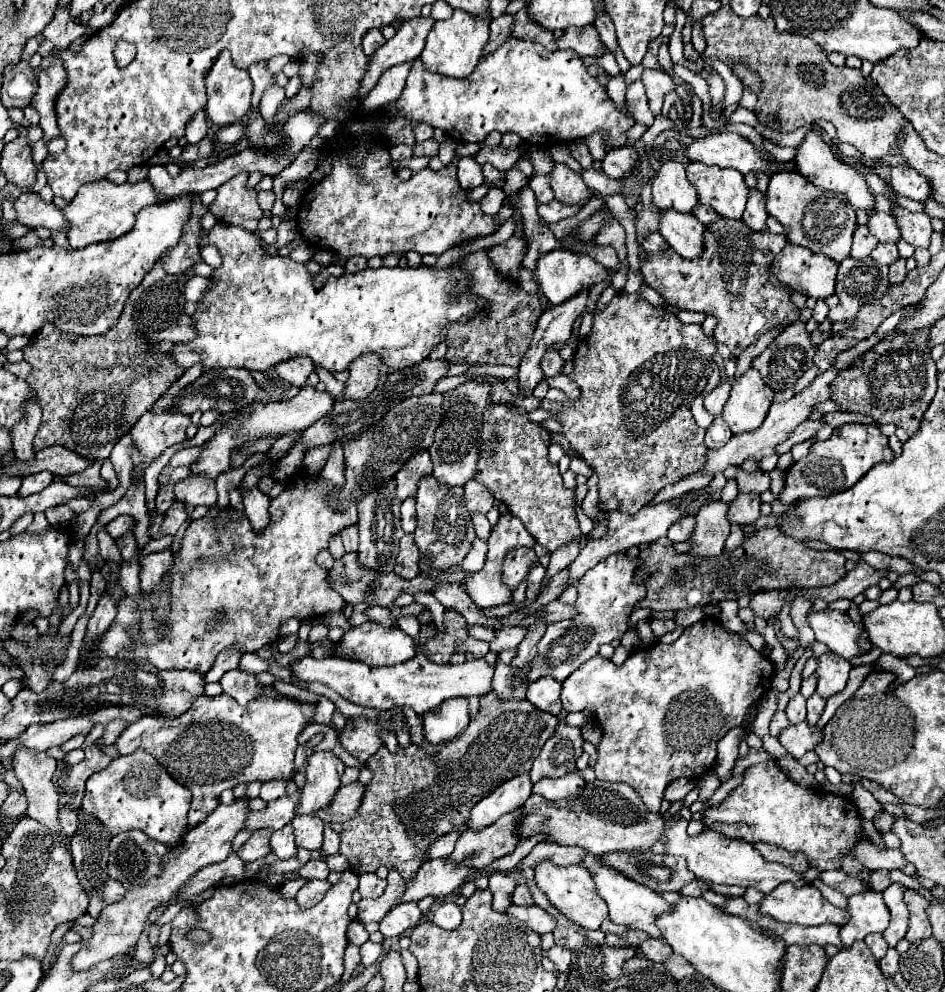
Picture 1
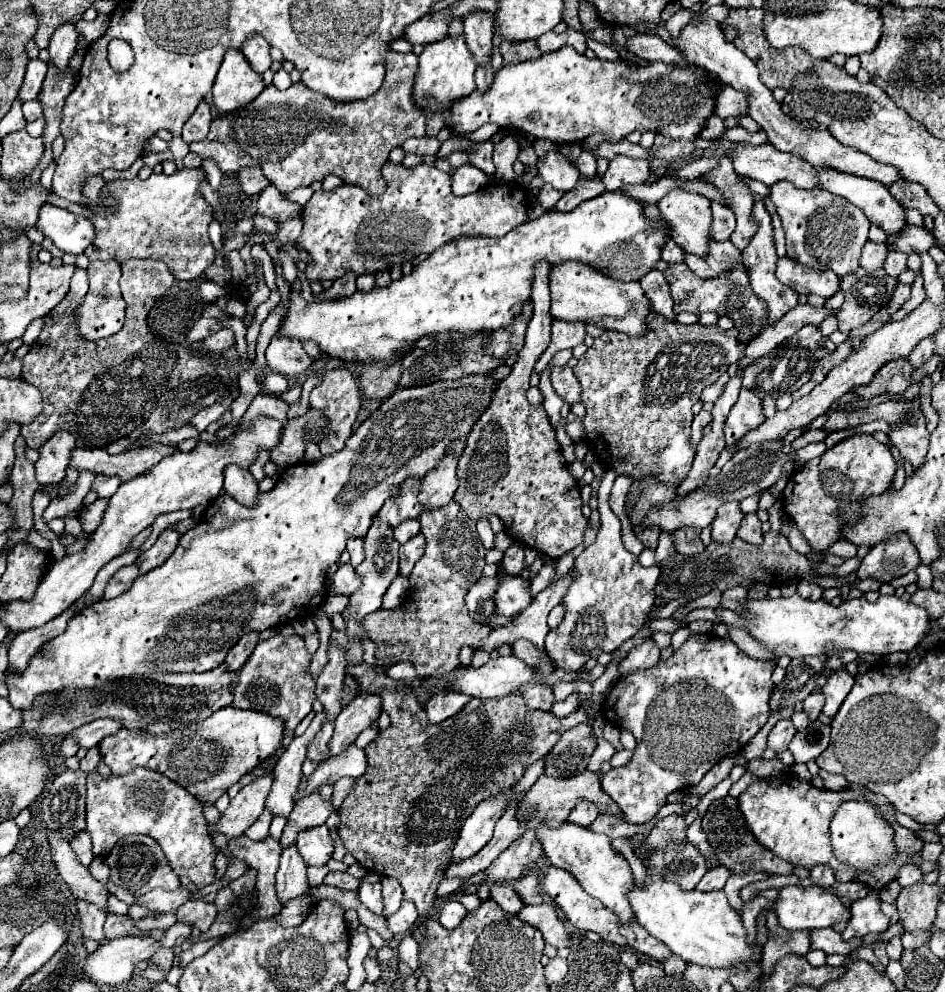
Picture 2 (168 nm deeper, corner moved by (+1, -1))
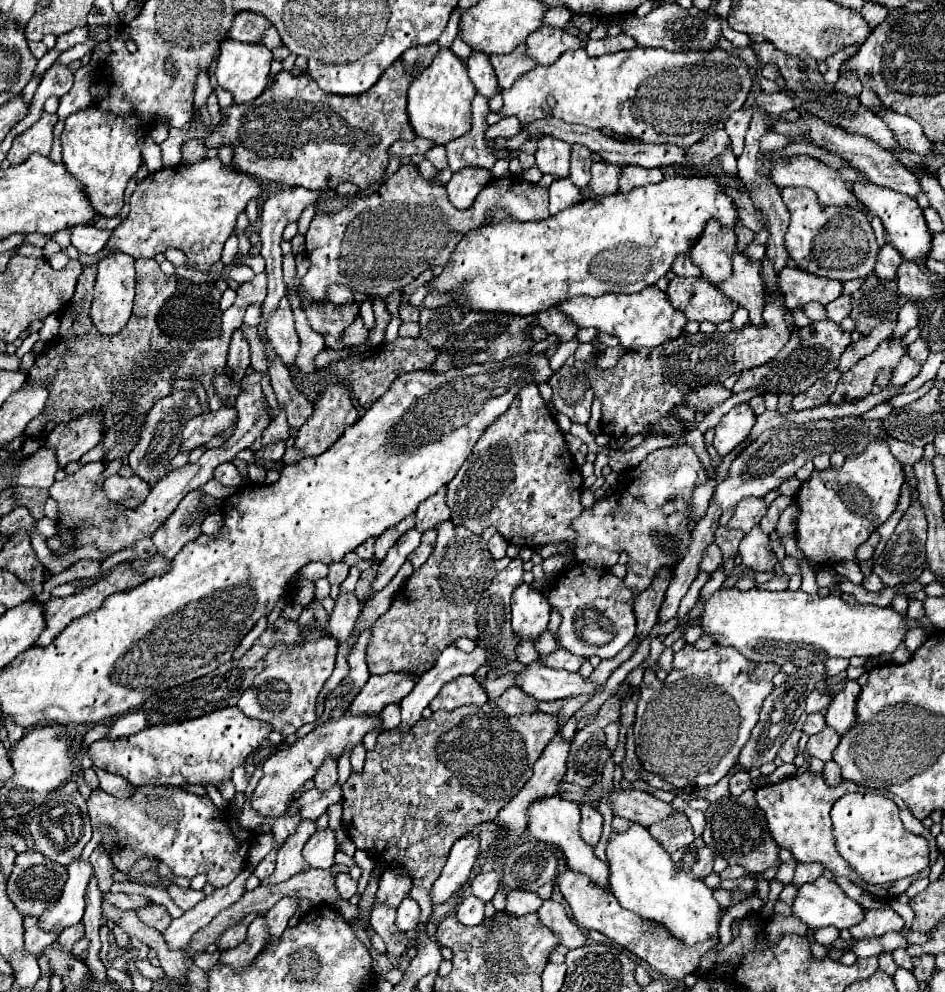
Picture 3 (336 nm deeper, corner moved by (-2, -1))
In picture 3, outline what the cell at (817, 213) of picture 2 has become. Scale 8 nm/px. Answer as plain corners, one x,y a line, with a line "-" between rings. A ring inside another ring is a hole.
782,188
780,194
790,212
790,226
788,226
784,244
786,244
790,258
796,260
798,268
802,268
804,272
816,274
816,276
836,278
840,282
848,282
848,280
864,278
872,274
874,264
876,264
878,244
870,228
870,216
864,210
852,208
852,206
822,206
816,198
816,192
810,188

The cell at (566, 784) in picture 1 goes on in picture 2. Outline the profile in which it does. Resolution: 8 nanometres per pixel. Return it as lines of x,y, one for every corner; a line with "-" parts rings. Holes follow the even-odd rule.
581,800
575,808
573,808
573,812
571,812
571,816
569,816
569,822
575,822
575,824
579,824
579,826
591,826
593,824
593,820
597,818
597,808
591,804
591,802
585,802
585,800

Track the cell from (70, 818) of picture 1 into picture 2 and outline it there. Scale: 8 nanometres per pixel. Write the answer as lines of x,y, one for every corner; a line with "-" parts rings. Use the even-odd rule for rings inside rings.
81,832
81,834
77,834
73,840
71,840
71,848
73,848
73,852
77,854
77,860
85,866
85,868
89,868
89,864
93,862
93,852
91,852
91,838
89,838
89,834
87,832

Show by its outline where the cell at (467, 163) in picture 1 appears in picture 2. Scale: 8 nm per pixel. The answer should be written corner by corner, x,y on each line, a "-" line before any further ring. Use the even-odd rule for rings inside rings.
465,164
465,166
459,166
459,168
455,170
451,188
453,188
453,194
455,194
455,196
465,196
465,194
477,192
477,190
483,188
487,182
489,182
487,174
483,174
481,170
477,170
477,168
471,166
471,164

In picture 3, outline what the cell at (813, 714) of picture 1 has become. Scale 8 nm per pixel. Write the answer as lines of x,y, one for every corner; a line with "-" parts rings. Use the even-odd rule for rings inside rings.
814,690
808,698
806,698
806,714
814,714
814,712
820,712
828,706
830,702
830,694
822,692
822,690

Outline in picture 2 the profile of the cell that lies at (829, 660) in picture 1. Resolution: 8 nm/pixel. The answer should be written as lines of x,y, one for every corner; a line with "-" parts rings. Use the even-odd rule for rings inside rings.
837,670
827,678
827,684
821,688
825,694
825,706
823,706
825,716
833,718
837,714
845,696
851,692
853,684
855,684
855,678
847,670

